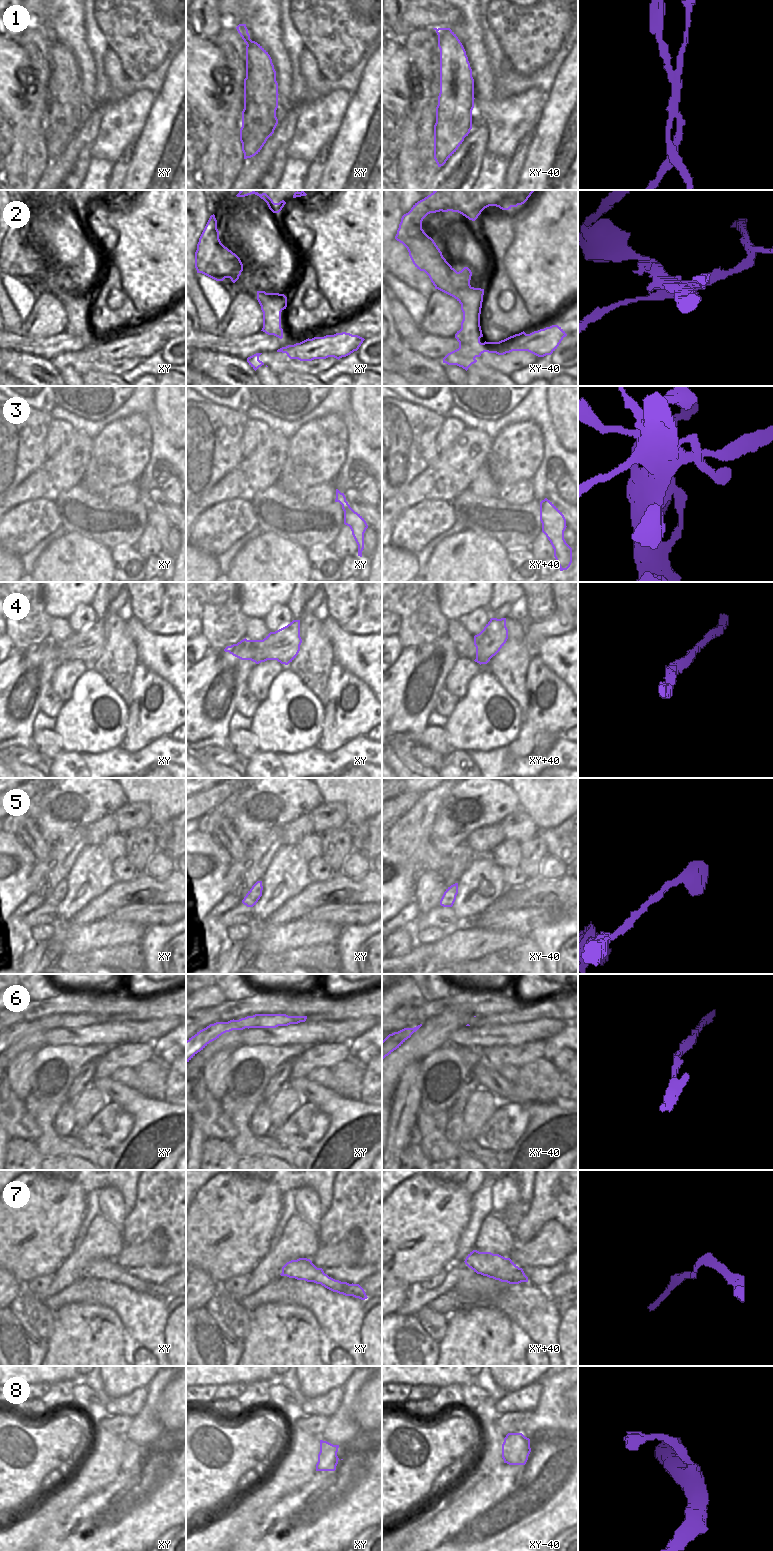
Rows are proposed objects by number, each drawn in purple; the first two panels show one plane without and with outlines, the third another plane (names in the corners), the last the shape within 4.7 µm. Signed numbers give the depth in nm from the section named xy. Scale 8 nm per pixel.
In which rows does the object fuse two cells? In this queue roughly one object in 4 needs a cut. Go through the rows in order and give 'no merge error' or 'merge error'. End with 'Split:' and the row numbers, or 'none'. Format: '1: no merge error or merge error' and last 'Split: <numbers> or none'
1: merge error
2: merge error
3: no merge error
4: no merge error
5: no merge error
6: no merge error
7: merge error
8: no merge error
Split: 1, 2, 7

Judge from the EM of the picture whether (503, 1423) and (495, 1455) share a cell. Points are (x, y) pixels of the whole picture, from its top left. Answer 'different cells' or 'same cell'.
different cells

